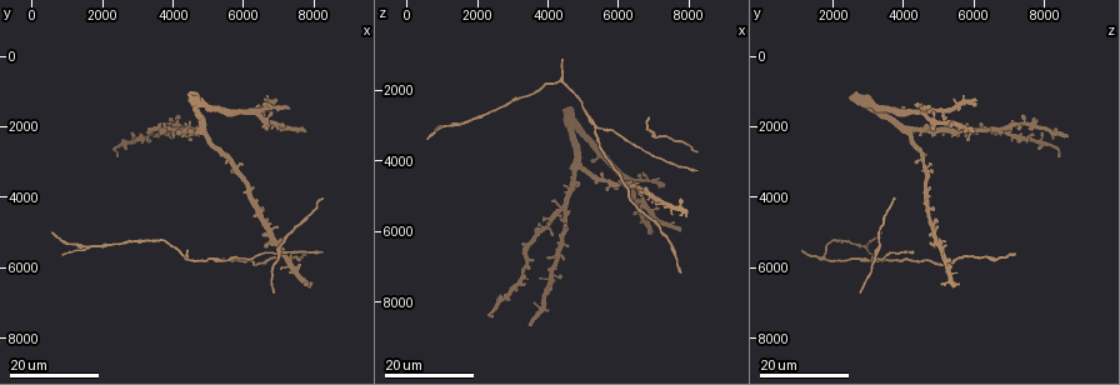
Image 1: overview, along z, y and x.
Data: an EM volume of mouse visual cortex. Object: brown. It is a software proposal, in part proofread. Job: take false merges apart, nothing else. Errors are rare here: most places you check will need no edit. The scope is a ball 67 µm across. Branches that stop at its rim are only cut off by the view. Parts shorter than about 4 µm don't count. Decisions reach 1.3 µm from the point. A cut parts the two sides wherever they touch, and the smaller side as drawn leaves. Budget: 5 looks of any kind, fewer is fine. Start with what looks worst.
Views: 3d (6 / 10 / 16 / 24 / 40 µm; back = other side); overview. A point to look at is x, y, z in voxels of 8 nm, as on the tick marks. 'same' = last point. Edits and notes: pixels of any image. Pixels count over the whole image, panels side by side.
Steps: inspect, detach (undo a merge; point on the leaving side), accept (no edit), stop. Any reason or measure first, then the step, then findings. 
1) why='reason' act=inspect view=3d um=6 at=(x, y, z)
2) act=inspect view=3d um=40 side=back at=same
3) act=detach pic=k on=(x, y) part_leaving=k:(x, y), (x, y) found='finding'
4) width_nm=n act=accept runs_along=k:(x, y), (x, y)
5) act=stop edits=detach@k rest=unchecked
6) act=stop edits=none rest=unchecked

why='three arms meet' act=inspect view=3d um=16 at=(1500, 5400, 3000)

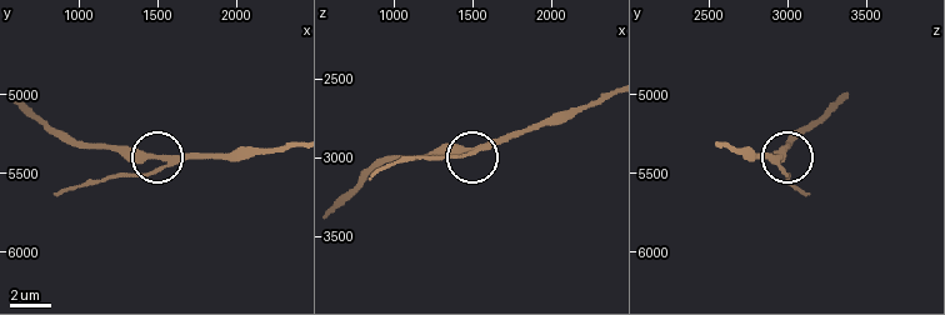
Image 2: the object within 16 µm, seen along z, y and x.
why='zoom in' act=inspect view=3d um=6 at=same

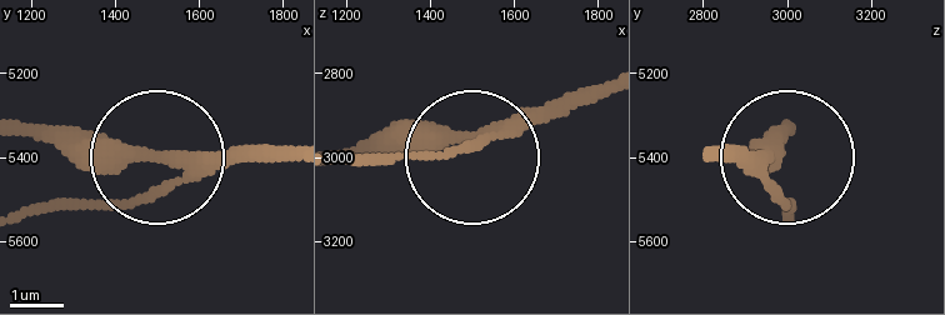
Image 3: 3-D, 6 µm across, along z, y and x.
arms=3 act=accept found='one cell here'

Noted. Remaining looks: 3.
why='branch point' act=inspect view=3d um=16 at=(5300, 5800, 3000)

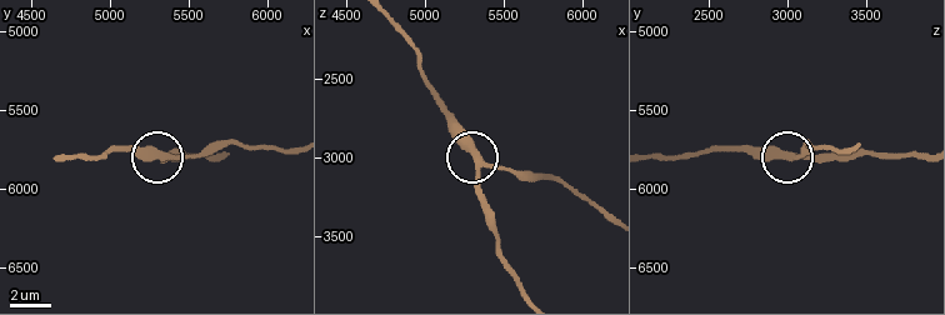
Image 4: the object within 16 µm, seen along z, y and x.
act=inspect view=3d um=6 at=(5400, 5820, 3040)

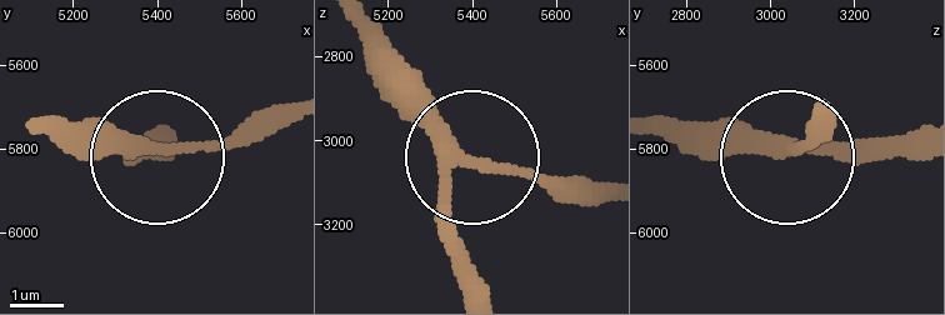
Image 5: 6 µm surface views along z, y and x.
why='other side' act=inspect view=3d um=6 side=back at=(5390, 5795, 3040)

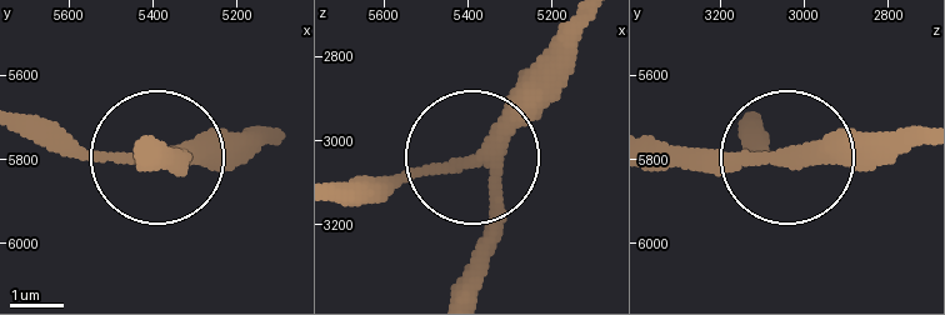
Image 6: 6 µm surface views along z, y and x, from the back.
arms=3 act=accept runs_along=6:(460, 290), (495, 209), (483, 169), (455, 160), (353, 183) found='continuous, no second cell'

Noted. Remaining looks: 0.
act=stop edits=none rest=unchecked

